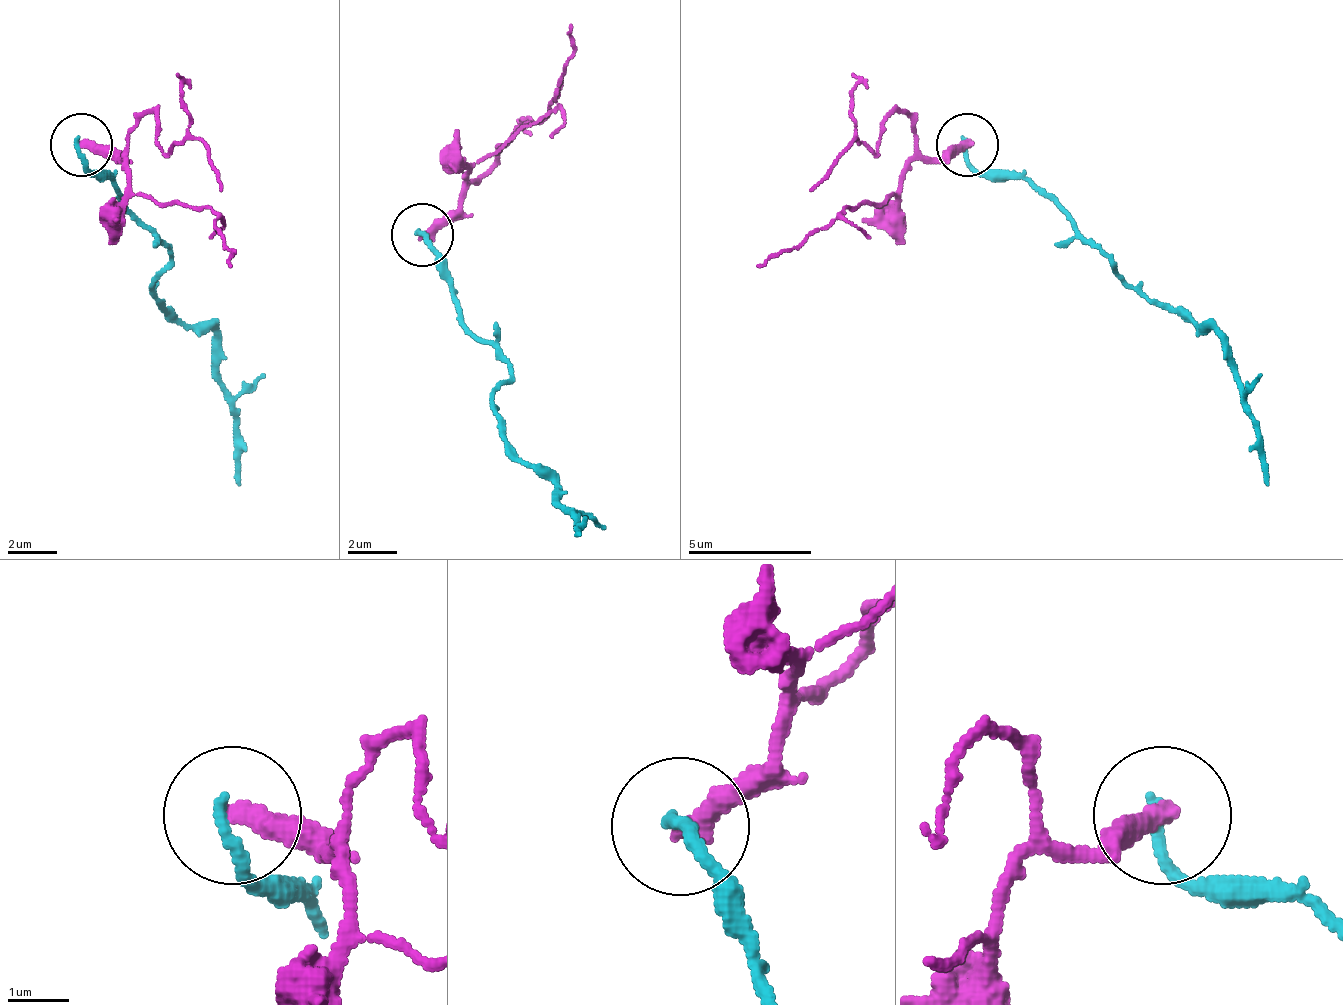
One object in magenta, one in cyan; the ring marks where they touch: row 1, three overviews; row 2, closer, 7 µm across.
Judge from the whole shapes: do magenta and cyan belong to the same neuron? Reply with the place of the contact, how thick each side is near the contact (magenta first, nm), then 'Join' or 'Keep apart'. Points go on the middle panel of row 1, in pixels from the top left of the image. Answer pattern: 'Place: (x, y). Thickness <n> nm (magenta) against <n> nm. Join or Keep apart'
Place: (422, 235). Thickness 380 nm (magenta) against 200 nm. Keep apart

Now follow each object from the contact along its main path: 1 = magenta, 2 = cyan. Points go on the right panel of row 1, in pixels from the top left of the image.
1: (969, 143), (919, 162), (894, 193), (838, 217), (758, 267)
2: (969, 143), (981, 174), (1043, 186), (1142, 292), (1173, 304), (1217, 335), (1266, 484)

